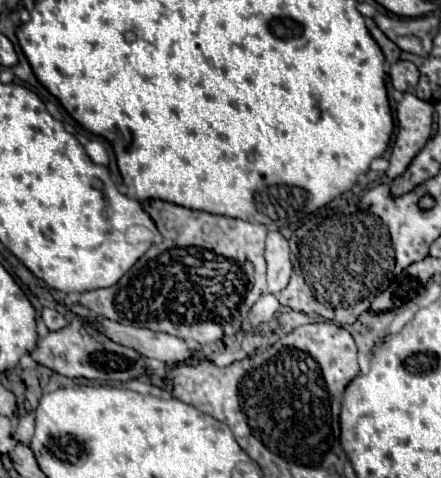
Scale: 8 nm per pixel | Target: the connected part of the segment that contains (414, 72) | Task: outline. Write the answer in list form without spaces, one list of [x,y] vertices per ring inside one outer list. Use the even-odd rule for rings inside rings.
[[[399,61],[389,69],[391,83],[401,93],[411,93],[419,83],[419,69],[411,61]]]

